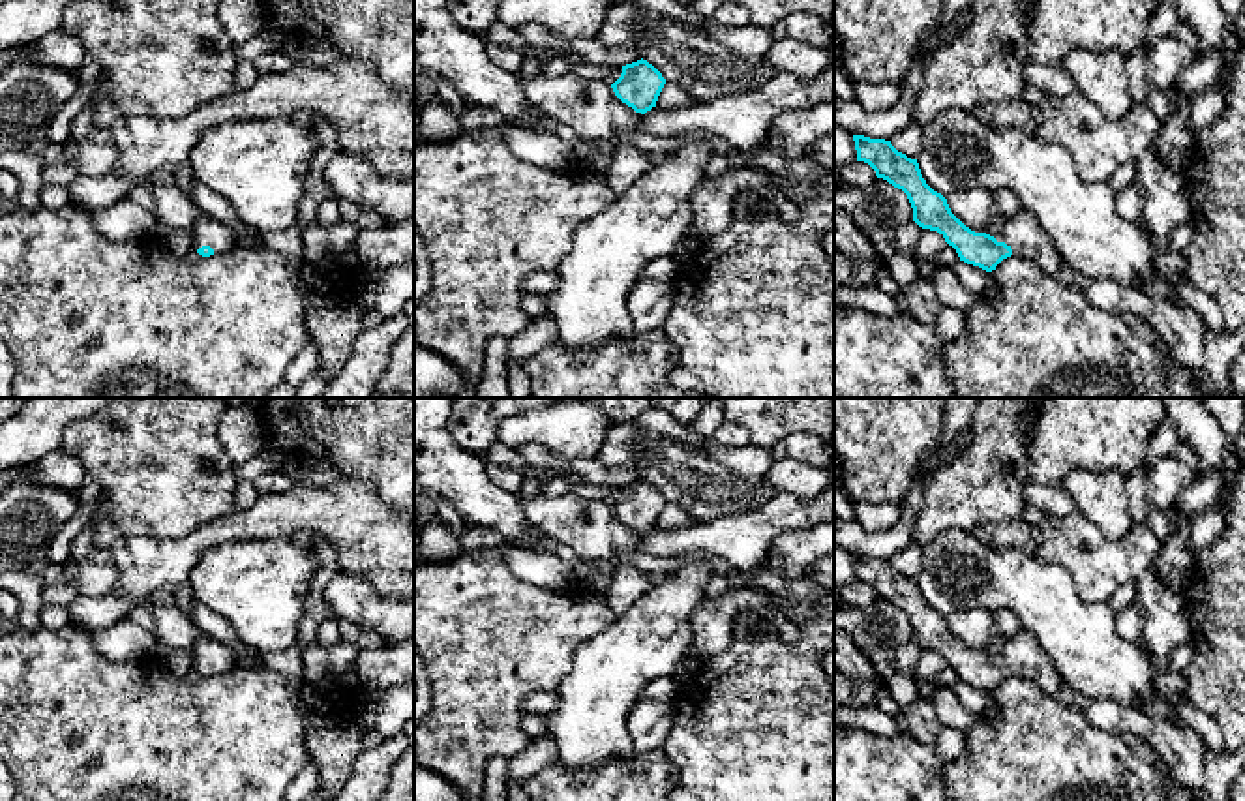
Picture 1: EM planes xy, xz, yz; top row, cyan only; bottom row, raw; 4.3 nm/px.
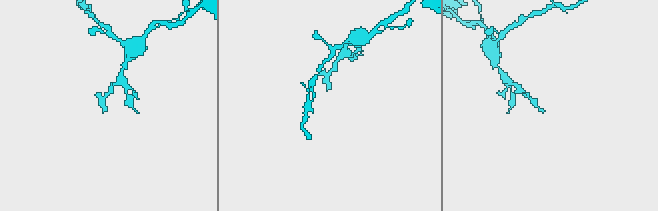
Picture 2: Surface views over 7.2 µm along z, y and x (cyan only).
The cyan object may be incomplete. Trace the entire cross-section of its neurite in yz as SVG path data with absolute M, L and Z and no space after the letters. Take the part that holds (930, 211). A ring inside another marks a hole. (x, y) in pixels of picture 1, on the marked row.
M853 135L853 141L857 161L868 163L878 178L902 189L911 203L913 221L922 229L938 231L956 249L960 261L992 272L1011 255L1033 259L1044 272L1074 285L1091 306L1146 319L1178 364L1191 371L1202 366L1208 325L1191 306L1153 298L1134 285L1078 274L1059 257L1041 223L1026 208L1009 218L998 236L975 233L951 212L947 199L926 184L917 159L898 152L885 139Z

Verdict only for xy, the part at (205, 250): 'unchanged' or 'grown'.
grown

